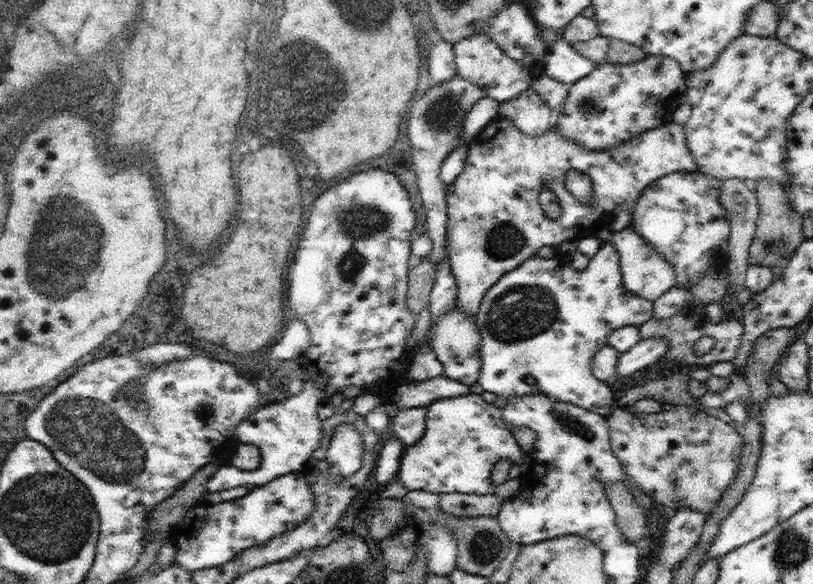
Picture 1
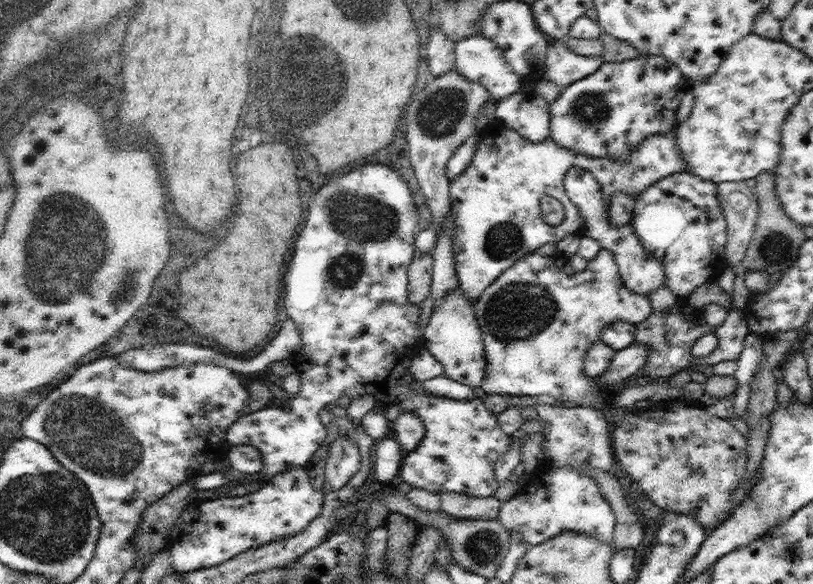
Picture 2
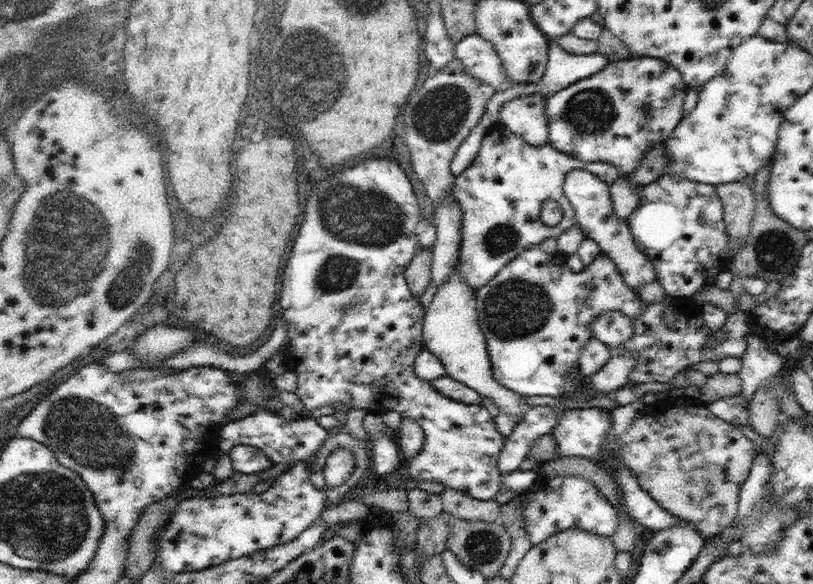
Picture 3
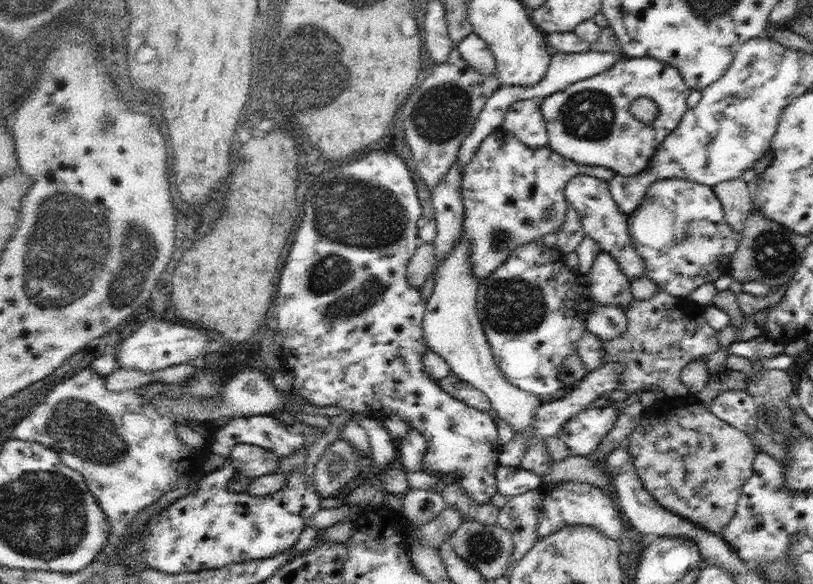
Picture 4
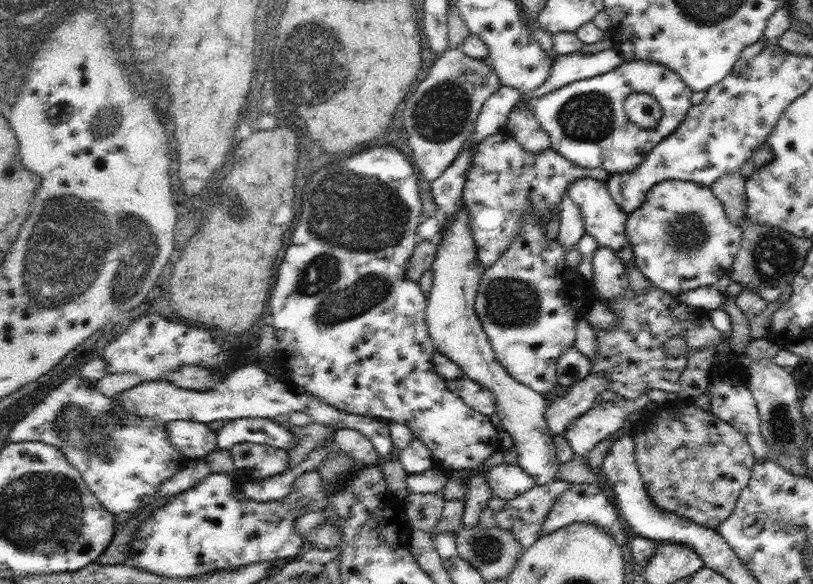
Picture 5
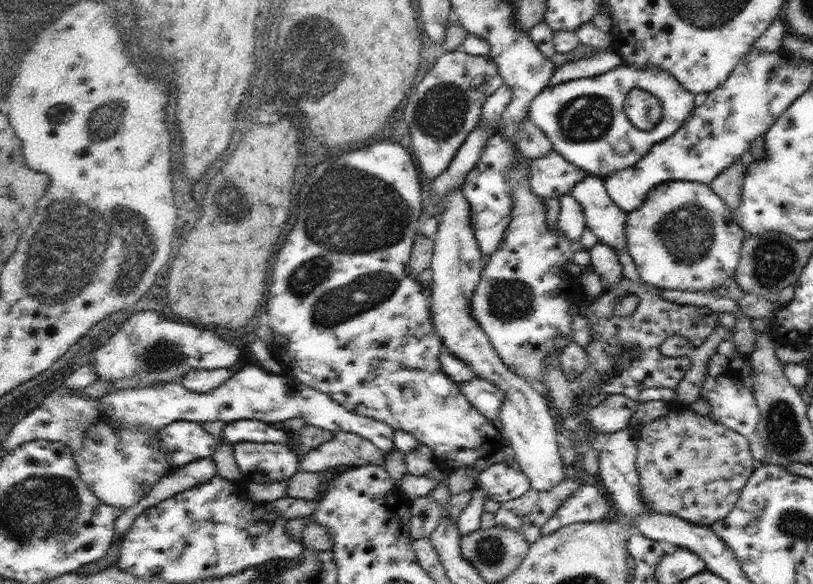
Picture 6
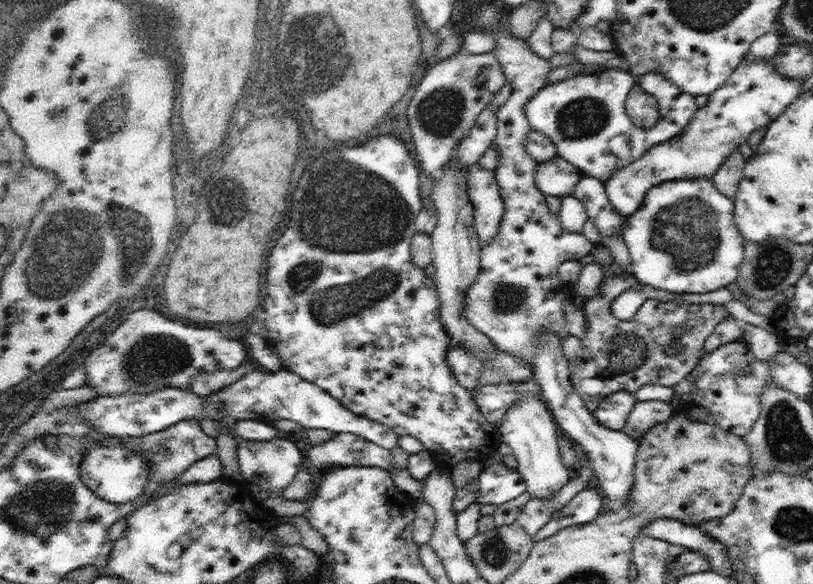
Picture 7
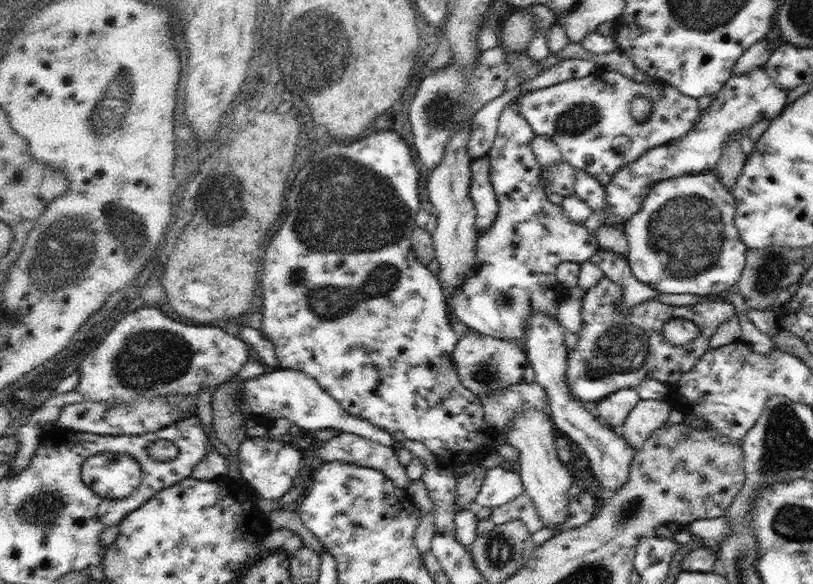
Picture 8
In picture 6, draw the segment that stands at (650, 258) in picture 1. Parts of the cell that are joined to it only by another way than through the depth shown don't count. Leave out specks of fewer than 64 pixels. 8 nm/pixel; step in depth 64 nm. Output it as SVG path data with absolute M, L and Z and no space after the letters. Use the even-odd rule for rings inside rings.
M587 176L577 182L569 192L579 204L587 228L597 236L599 244L611 246L615 252L627 250L625 244L625 218L617 204L609 198L605 182L595 176Z

